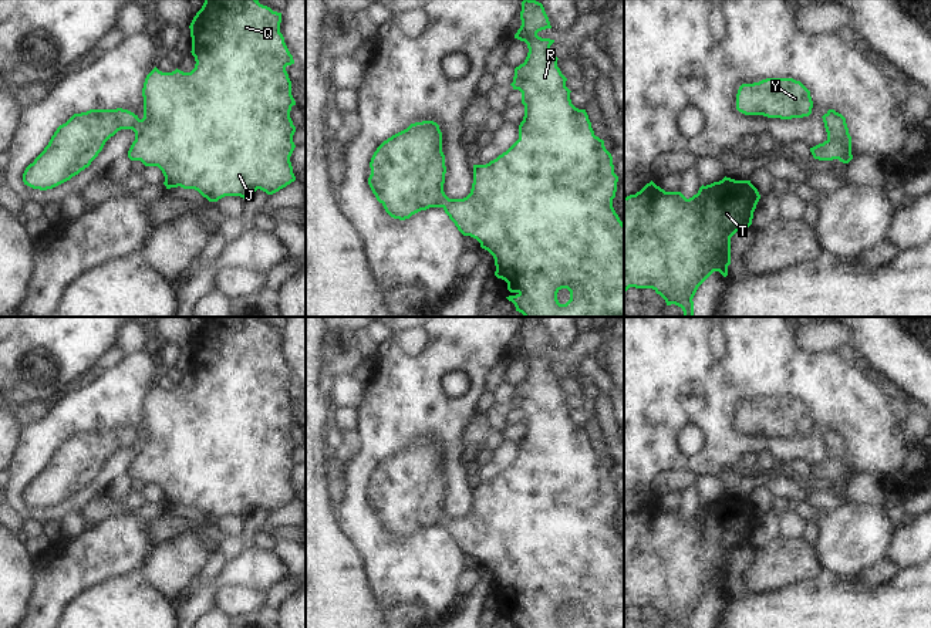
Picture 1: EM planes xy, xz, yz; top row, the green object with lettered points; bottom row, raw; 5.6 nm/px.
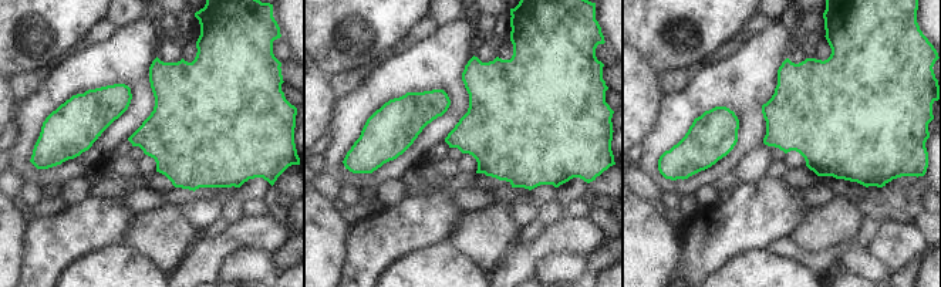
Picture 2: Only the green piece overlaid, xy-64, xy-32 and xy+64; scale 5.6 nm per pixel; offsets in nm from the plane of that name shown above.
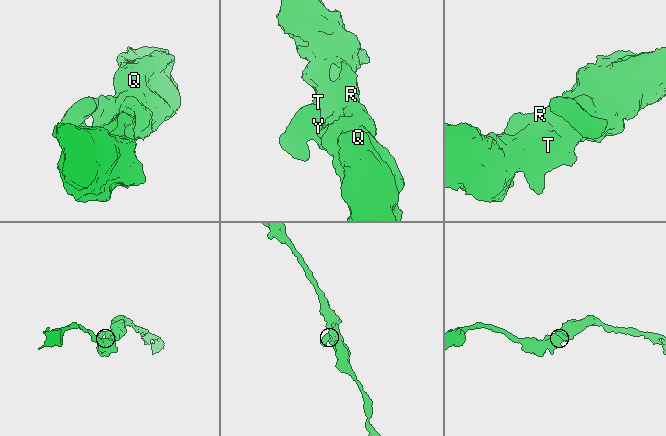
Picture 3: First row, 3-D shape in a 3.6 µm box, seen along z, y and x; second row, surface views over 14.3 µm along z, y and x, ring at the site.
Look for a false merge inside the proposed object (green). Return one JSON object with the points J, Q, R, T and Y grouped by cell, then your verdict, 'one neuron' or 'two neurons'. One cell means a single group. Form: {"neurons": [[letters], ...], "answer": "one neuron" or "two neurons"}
{"neurons": [["J", "Q", "R", "T", "Y"]], "answer": "one neuron"}

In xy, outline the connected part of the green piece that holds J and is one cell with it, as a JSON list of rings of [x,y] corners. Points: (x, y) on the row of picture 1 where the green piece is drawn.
[[[205,0],[189,26],[195,68],[190,72],[178,68],[162,72],[155,67],[146,75],[142,88],[142,119],[122,108],[74,114],[57,128],[44,151],[26,168],[24,185],[47,190],[70,180],[91,165],[111,136],[121,129],[132,129],[135,141],[128,151],[128,158],[141,161],[145,166],[158,166],[165,176],[166,189],[178,186],[195,189],[209,202],[217,202],[225,196],[244,199],[257,189],[273,195],[286,188],[296,180],[290,162],[296,148],[293,142],[296,126],[290,111],[296,101],[286,71],[294,60],[280,33],[280,23],[281,13],[260,4],[259,0]]]

